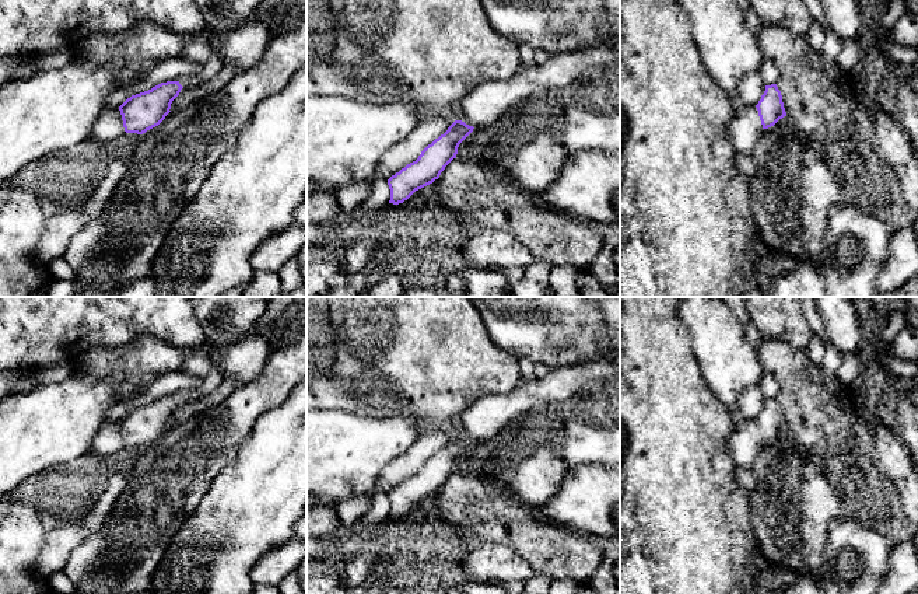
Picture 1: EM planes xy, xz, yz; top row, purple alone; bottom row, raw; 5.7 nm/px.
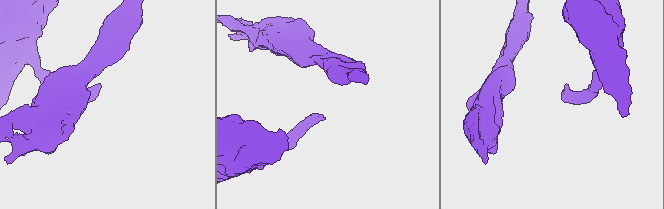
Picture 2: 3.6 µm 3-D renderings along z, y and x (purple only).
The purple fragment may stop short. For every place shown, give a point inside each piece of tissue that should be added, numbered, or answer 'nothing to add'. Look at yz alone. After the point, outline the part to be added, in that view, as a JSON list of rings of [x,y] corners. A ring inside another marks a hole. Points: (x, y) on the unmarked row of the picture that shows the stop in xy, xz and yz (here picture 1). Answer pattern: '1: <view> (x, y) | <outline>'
1: yz (745, 443) | [[[740,419],[728,438],[730,458],[736,467],[747,469],[751,469],[763,444],[756,419]]]

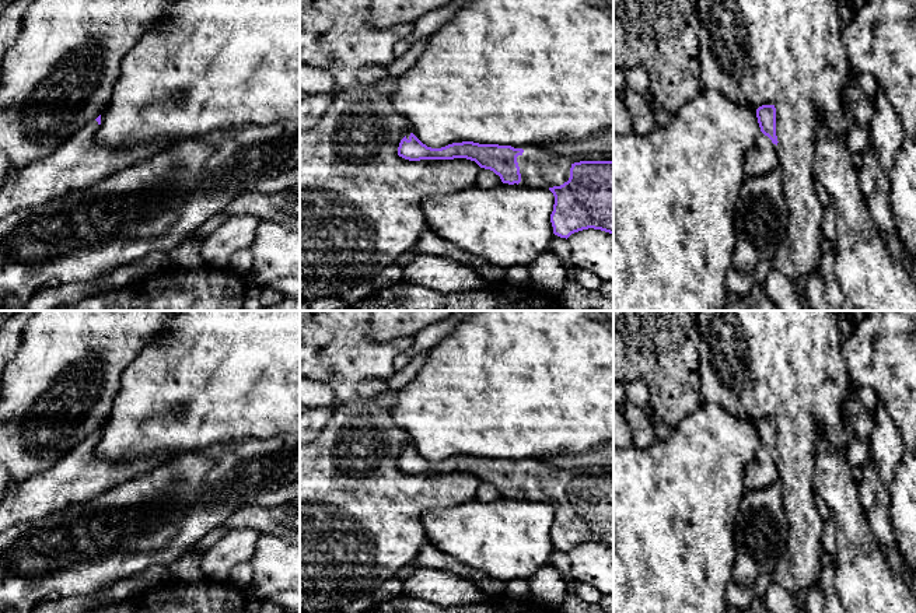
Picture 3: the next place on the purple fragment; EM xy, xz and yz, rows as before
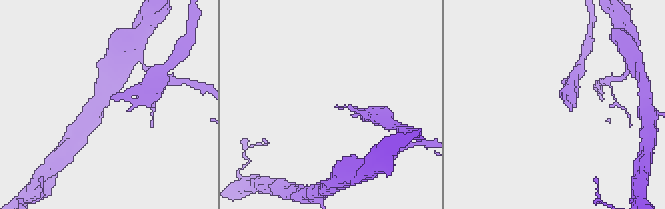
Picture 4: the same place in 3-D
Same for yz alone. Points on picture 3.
1: yz (762, 470) | [[[761,446],[752,462],[745,467],[744,486],[747,491],[759,490],[779,481],[777,459]]]

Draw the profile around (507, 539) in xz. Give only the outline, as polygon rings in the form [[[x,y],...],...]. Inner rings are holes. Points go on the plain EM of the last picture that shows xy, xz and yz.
[[[501,497],[496,501],[475,498],[451,508],[430,509],[420,516],[420,521],[426,540],[440,551],[506,582],[517,578],[529,579],[549,563],[553,550],[550,536],[553,518],[555,509],[548,502]]]

